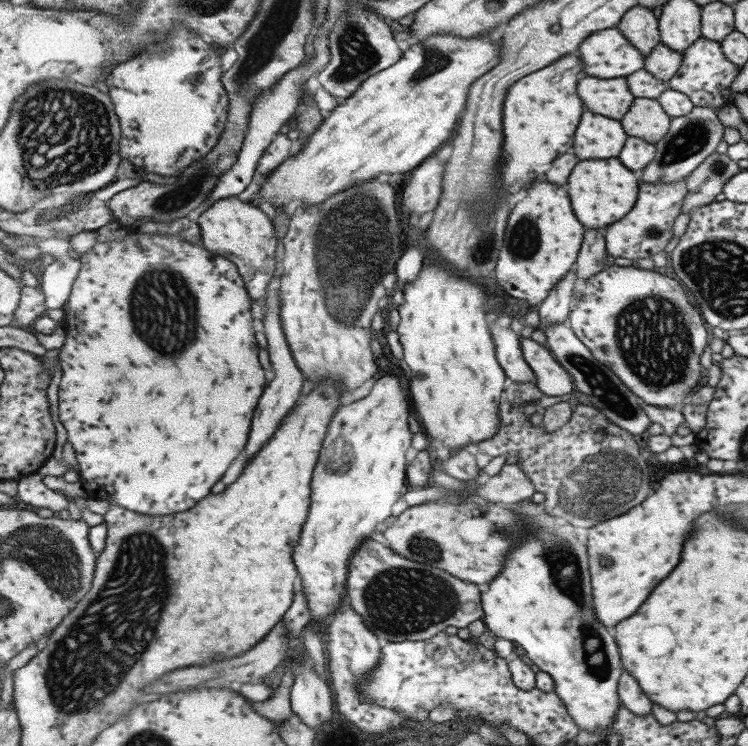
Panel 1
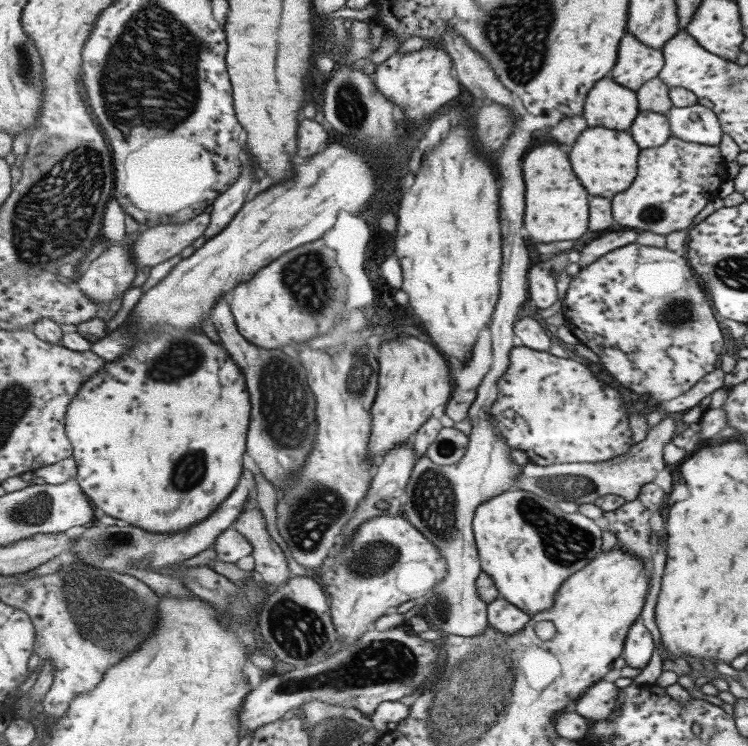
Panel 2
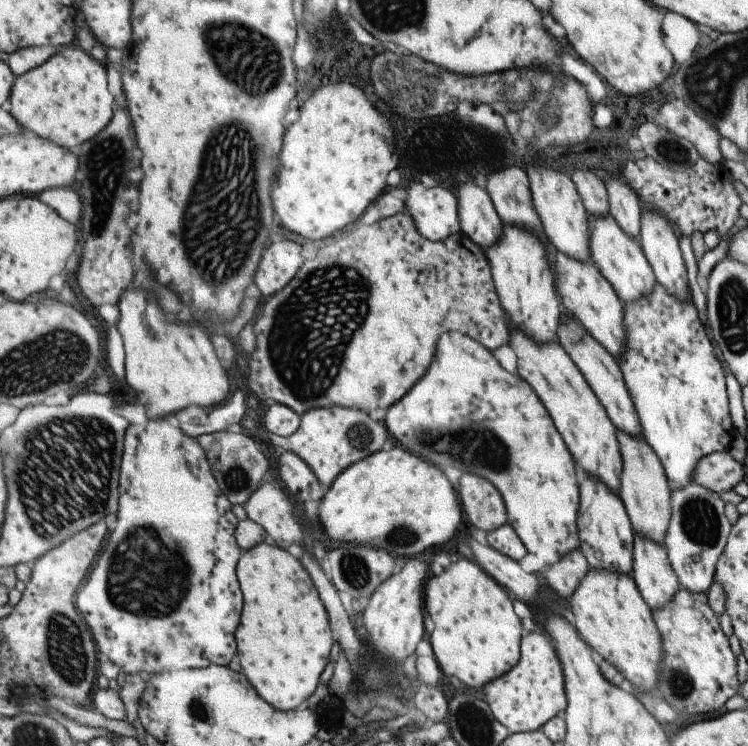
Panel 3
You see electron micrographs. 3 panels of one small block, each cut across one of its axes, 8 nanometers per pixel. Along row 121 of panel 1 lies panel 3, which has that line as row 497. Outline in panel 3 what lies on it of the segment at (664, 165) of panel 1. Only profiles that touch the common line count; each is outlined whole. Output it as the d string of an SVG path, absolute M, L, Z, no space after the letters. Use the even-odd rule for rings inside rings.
M693 481L671 493L671 517L665 530L663 546L678 585L691 594L706 594L713 581L715 564L731 528L725 518L724 505L718 494Z

